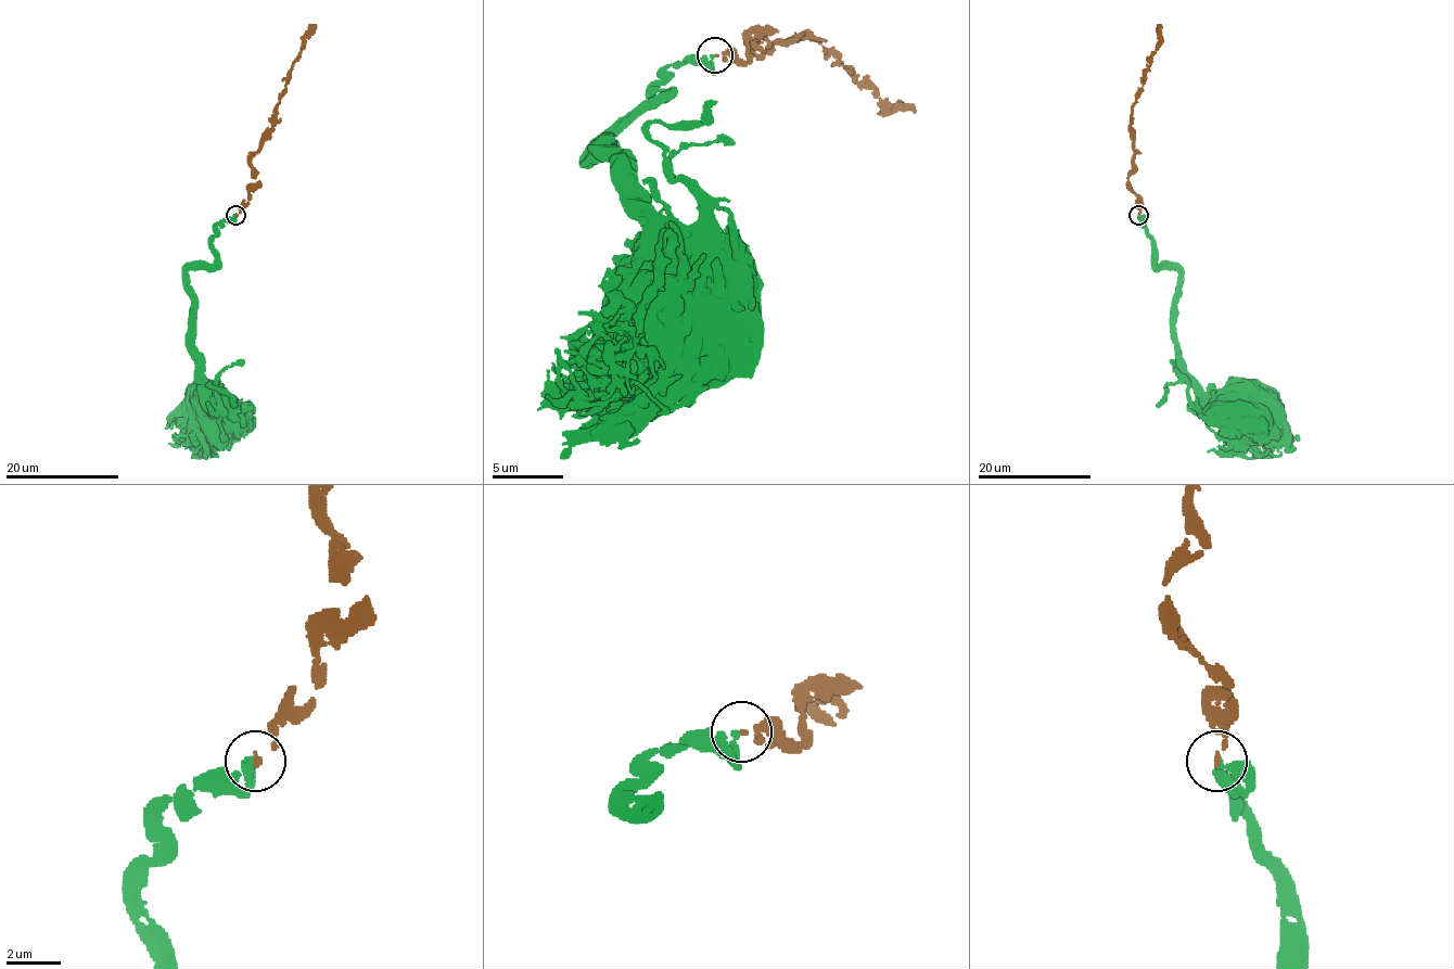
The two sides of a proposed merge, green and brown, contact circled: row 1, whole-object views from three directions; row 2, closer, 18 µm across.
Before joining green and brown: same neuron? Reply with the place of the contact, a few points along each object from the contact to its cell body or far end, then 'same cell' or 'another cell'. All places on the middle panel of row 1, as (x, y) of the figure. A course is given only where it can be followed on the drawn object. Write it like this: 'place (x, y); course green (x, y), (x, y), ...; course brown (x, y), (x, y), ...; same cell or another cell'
place (715, 54); course green (712, 54), (684, 58), (588, 153), (616, 161), (616, 189), (652, 225), (655, 296), (684, 317); course brown (716, 54), (748, 61), (748, 43), (773, 29), (751, 39), (776, 43), (805, 33), (887, 107), (915, 111); same cell

